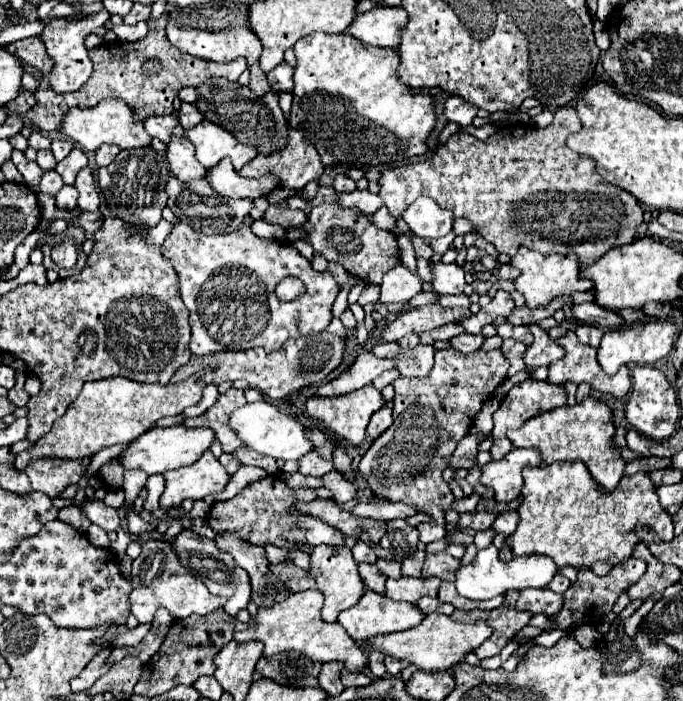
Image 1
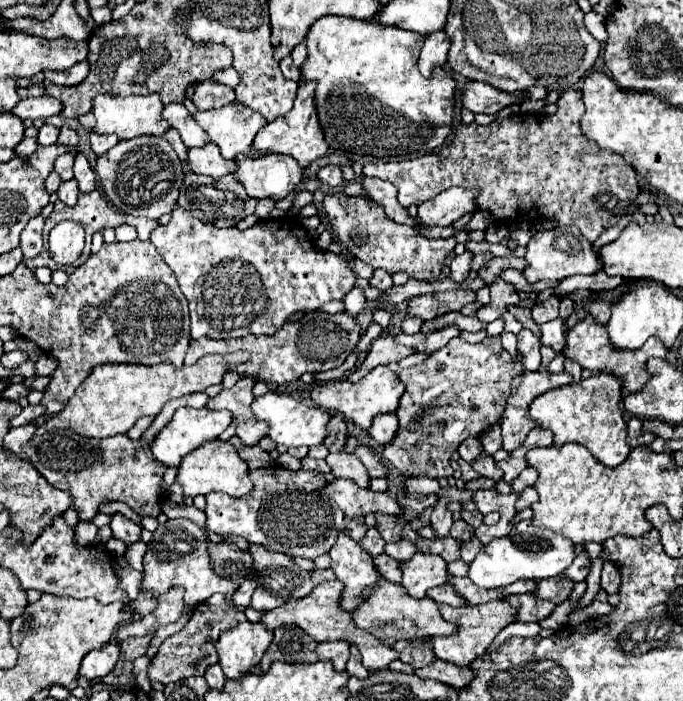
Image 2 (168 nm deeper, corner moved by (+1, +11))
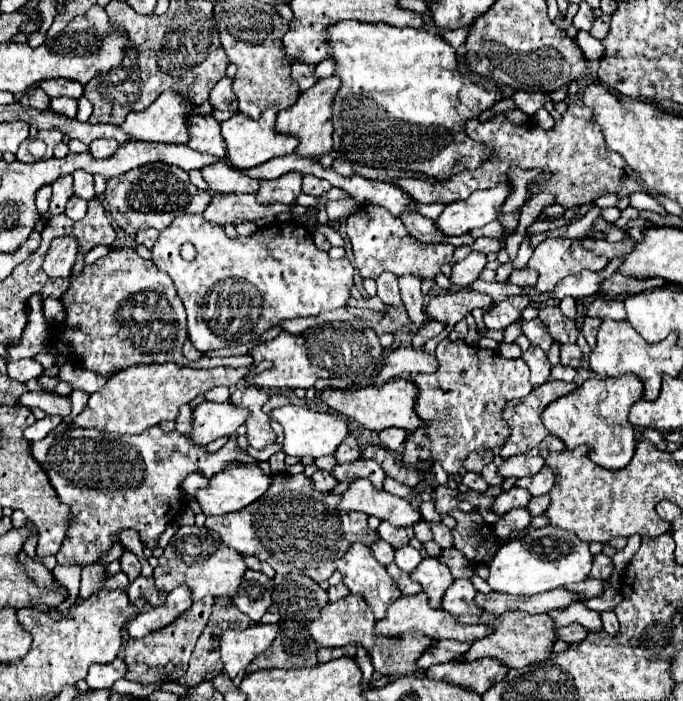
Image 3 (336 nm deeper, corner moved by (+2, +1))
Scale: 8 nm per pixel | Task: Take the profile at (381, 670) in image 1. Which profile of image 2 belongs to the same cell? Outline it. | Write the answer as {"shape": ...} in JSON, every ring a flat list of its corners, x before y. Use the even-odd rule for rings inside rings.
{"shape":[[383,580,371,592,371,596,367,596,367,600,357,610,353,610,353,616,359,628,375,634,375,638,379,638,387,646,393,646,397,640,415,640,421,636,451,636,459,630,455,628,455,624,443,620,437,602,433,602,431,598,417,600,413,596,407,596,401,584,387,580]]}

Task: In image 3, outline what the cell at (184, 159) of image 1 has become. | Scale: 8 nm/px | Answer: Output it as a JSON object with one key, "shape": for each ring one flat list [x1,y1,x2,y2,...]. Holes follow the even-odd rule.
{"shape":[[220,158,218,162,210,166,204,166,200,172,206,184,210,186,210,190,214,192,226,194,226,192,256,192,258,190,258,182,254,178,246,176,242,170,228,166,224,158]]}

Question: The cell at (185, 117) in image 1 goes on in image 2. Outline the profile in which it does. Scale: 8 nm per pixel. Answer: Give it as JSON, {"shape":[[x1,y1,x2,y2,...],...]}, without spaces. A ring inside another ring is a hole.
{"shape":[[205,80,195,86,193,102,199,110,211,110,211,108,221,108,225,104,235,102,235,92,231,86,219,84,215,80]]}

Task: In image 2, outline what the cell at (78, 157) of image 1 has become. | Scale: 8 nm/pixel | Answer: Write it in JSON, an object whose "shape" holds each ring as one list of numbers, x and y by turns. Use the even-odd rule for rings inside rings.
{"shape":[[65,154,65,156,59,156,55,160,55,172,61,176,63,182,73,178,73,160,75,160,73,154]]}

